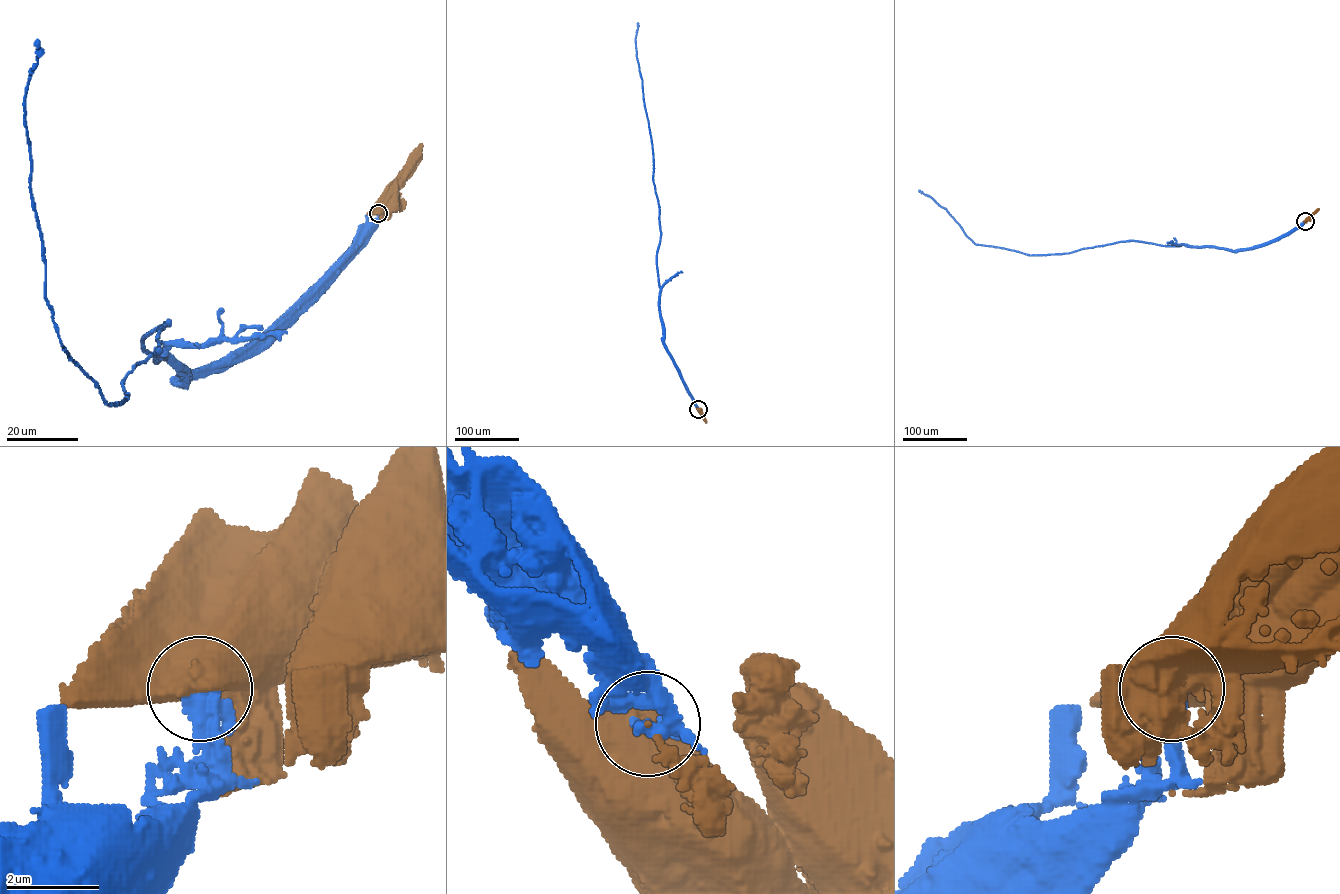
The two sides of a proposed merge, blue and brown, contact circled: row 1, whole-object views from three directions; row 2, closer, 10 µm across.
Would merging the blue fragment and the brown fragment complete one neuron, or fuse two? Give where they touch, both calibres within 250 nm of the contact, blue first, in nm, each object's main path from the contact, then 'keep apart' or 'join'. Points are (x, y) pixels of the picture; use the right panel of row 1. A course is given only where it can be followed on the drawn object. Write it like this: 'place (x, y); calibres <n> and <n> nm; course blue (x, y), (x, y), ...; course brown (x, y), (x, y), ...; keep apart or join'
place (1305, 221); calibres 340 and 950 nm; course blue (1305, 221), (1268, 242), (1236, 250); course brown (1305, 221), (1318, 208); join

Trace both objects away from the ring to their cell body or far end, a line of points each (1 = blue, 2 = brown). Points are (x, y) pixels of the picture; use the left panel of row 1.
1: (378, 214), (375, 223), (263, 335), (229, 362), (198, 369), (180, 379)
2: (378, 214), (379, 204), (390, 192), (421, 143)

